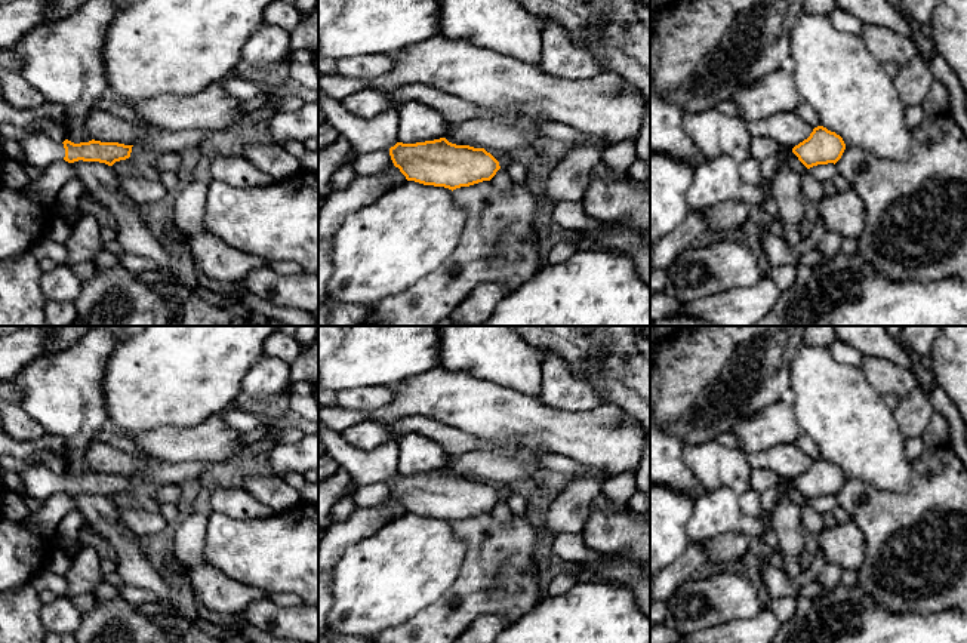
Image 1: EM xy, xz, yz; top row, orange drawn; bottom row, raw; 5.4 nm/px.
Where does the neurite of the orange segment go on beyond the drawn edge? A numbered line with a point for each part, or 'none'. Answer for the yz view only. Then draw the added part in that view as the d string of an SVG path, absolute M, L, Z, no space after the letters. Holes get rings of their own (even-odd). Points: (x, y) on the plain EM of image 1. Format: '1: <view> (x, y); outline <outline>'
none

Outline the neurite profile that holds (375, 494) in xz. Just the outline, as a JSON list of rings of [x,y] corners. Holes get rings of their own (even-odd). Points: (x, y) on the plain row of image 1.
[[[379,482],[369,486],[360,486],[352,496],[357,507],[372,507],[387,501],[392,495],[389,482]]]

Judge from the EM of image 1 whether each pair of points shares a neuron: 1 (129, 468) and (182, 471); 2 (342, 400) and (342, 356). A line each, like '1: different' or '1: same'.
1: same
2: different

